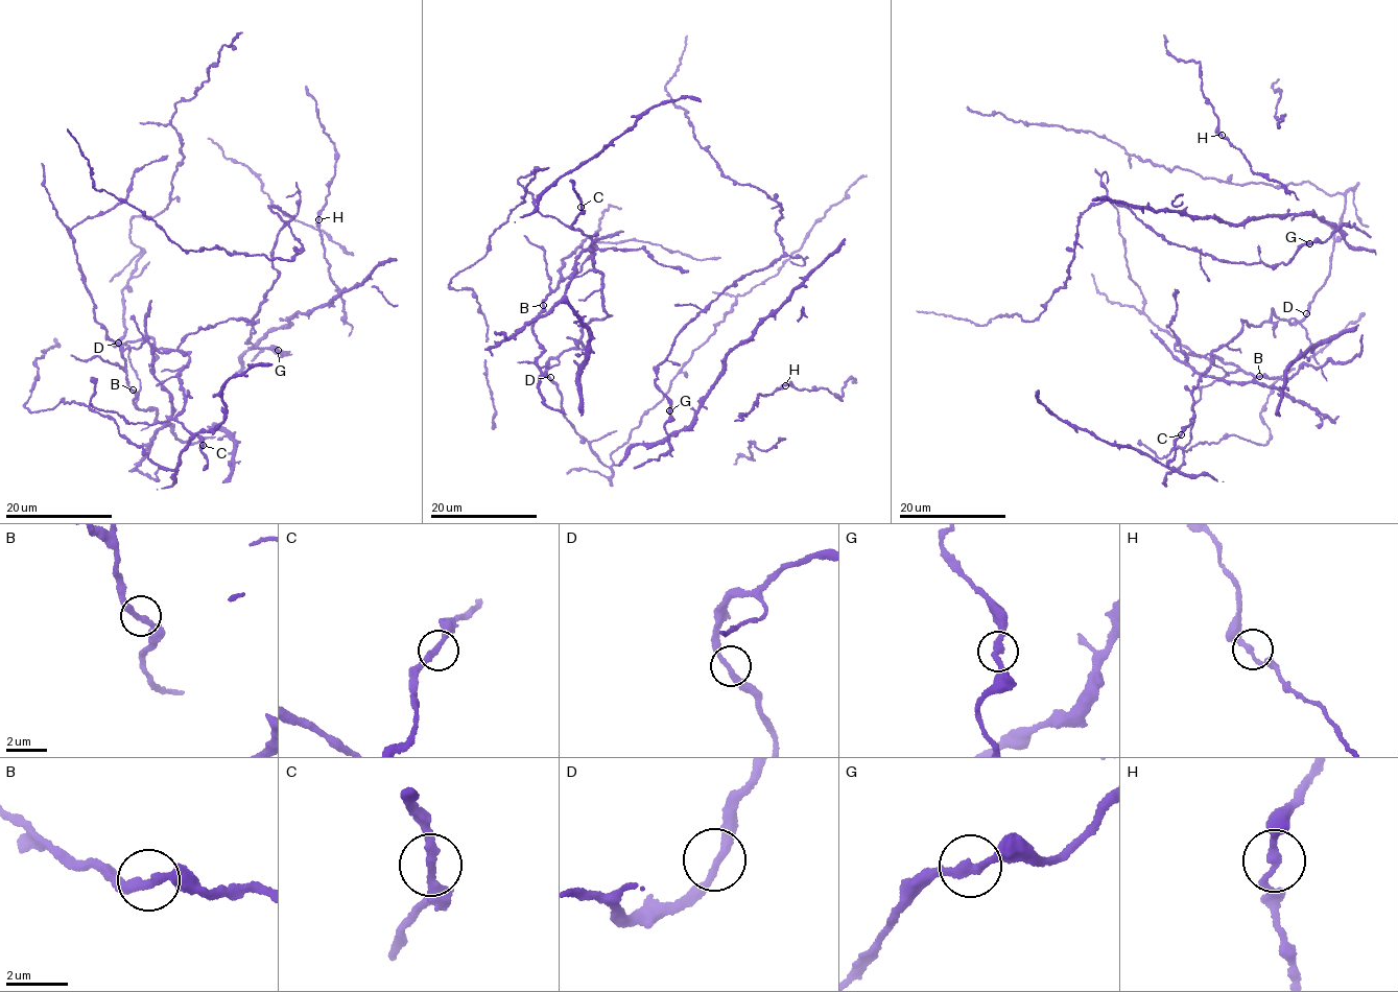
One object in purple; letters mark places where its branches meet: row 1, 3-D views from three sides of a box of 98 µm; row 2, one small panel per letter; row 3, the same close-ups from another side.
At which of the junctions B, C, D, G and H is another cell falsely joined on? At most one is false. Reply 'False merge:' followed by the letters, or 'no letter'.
False merge: no letter

